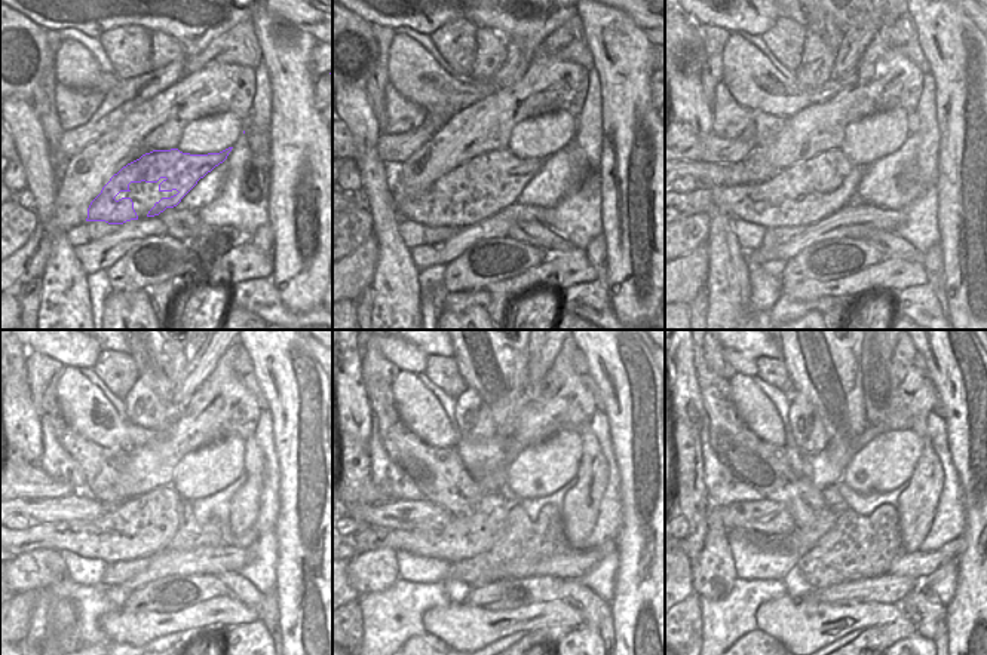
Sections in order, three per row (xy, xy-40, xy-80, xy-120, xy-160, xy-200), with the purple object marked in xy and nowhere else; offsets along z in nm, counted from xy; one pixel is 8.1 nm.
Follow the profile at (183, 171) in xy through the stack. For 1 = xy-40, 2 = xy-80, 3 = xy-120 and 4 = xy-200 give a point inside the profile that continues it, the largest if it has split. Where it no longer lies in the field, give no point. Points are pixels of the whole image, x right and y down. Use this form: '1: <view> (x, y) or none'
1: xy-40 (432, 208)
2: xy-80 (759, 204)
3: xy-120 (97, 538)
4: xy-200 (759, 539)

